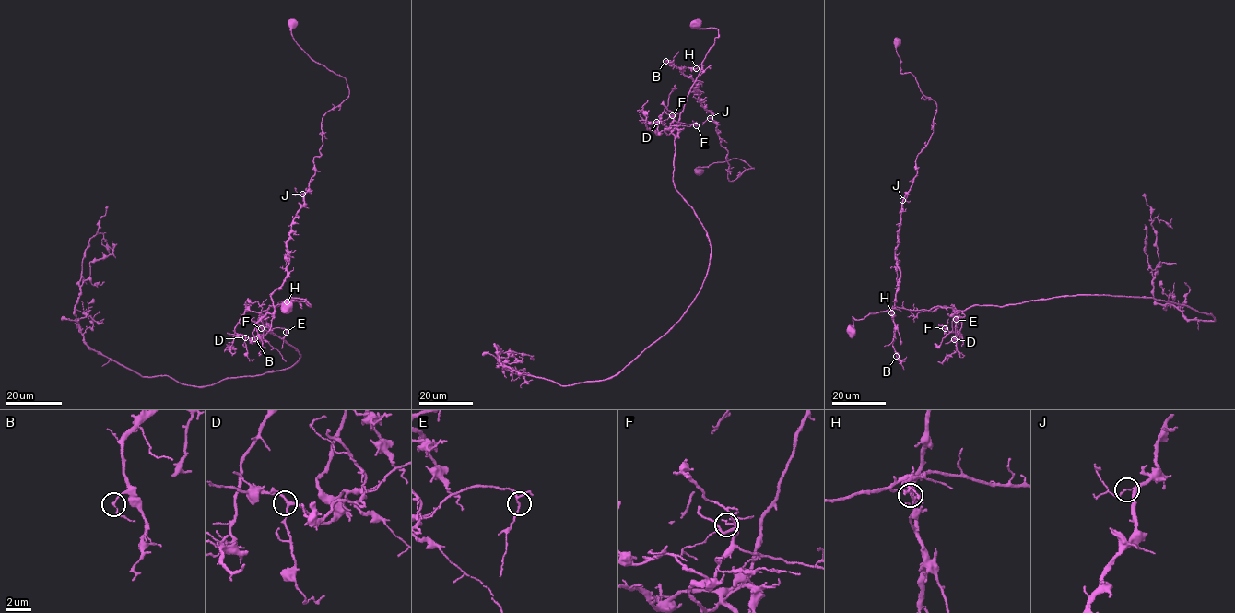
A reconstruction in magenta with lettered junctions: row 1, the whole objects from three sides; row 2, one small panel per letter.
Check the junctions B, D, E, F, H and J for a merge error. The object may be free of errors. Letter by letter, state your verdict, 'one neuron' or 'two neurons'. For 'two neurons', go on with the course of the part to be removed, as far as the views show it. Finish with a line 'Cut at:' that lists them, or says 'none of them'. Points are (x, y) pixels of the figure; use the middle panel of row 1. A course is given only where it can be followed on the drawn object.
B: one neuron
D: one neuron
E: one neuron
F: one neuron
H: two neurons | (696, 68), (680, 72), (716, 124), (728, 180), (754, 168), (735, 159), (699, 166), (699, 173)
J: one neuron
Cut at: H

